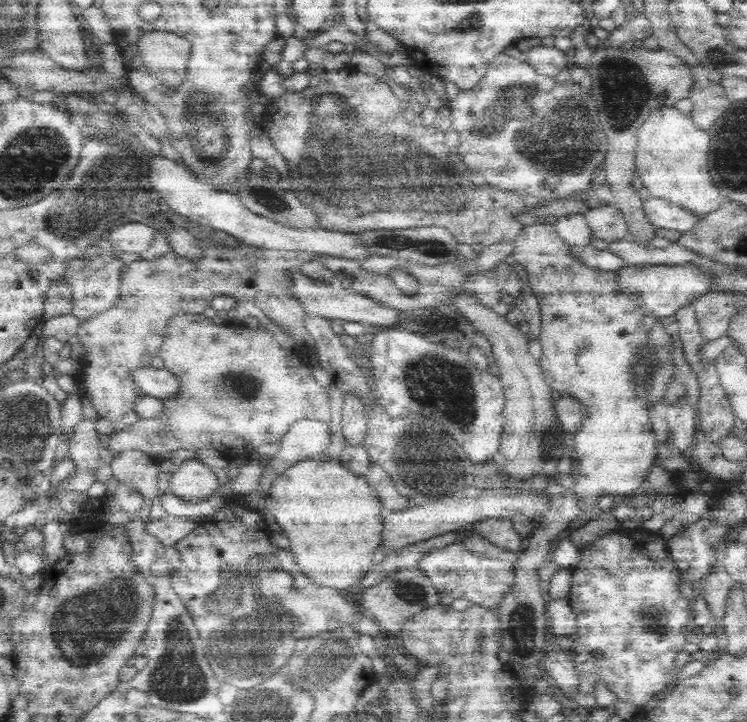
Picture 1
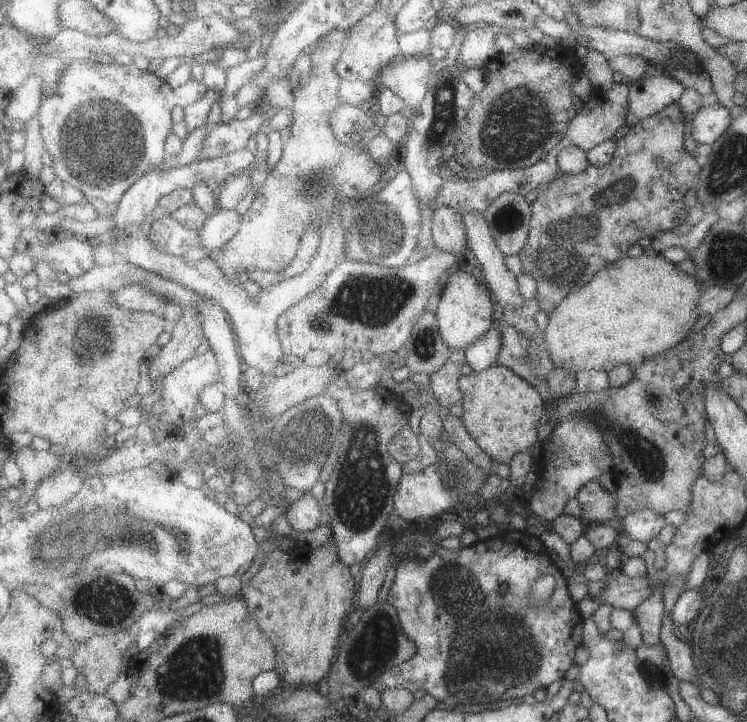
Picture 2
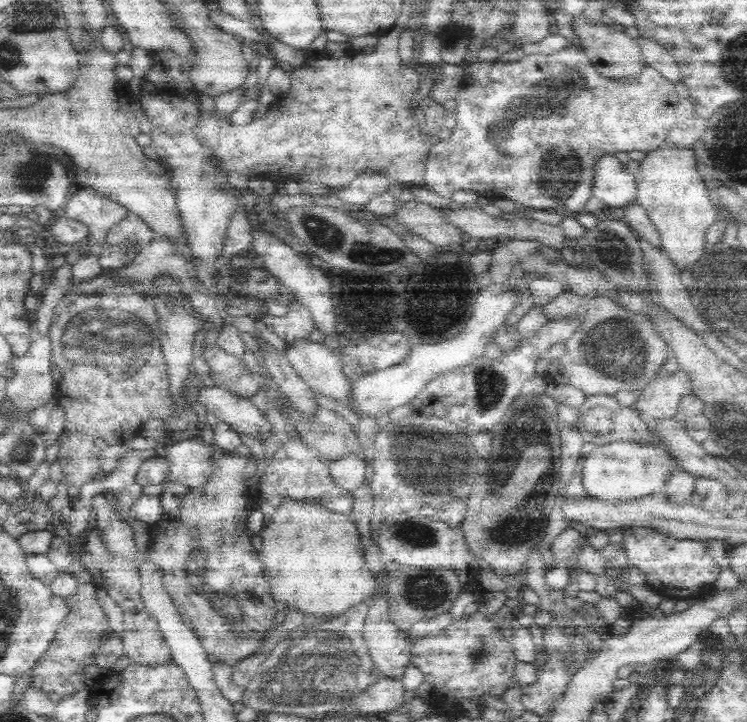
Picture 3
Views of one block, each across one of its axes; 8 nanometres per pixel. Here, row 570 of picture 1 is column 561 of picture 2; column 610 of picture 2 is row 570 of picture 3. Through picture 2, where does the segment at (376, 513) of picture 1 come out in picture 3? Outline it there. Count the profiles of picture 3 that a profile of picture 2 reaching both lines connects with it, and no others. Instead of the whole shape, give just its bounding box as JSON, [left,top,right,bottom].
[260,498,376,614]

